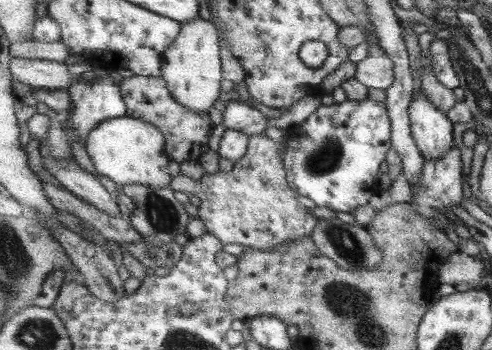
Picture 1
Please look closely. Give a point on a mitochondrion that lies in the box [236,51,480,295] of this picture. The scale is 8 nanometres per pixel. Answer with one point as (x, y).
(341, 239)

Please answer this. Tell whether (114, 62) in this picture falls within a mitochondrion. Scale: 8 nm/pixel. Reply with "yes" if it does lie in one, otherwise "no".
no

